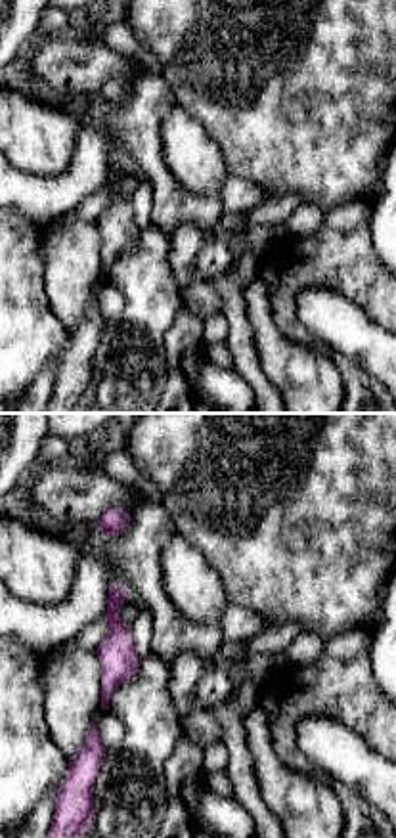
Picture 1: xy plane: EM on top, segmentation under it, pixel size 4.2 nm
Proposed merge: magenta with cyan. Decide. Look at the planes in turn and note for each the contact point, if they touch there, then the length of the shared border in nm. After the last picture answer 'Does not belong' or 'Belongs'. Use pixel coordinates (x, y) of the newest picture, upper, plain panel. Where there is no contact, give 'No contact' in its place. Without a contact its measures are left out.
No contact

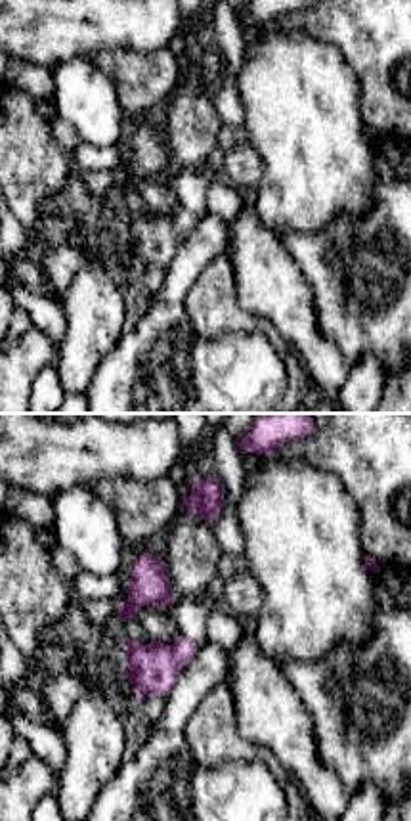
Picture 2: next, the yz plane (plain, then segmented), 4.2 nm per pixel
No contact

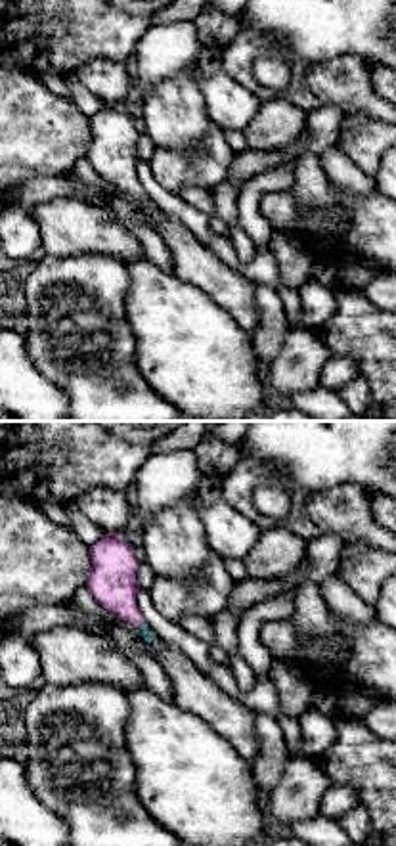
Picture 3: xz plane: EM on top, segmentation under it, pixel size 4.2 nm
No contact

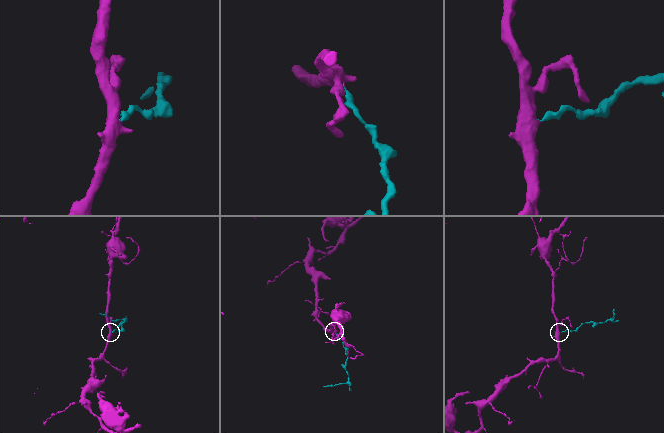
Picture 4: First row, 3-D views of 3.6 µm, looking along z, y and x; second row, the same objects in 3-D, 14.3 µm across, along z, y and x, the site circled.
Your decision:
Belongs

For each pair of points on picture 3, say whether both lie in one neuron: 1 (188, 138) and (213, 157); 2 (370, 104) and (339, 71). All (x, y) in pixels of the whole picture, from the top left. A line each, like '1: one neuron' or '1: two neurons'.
1: two neurons
2: one neuron

